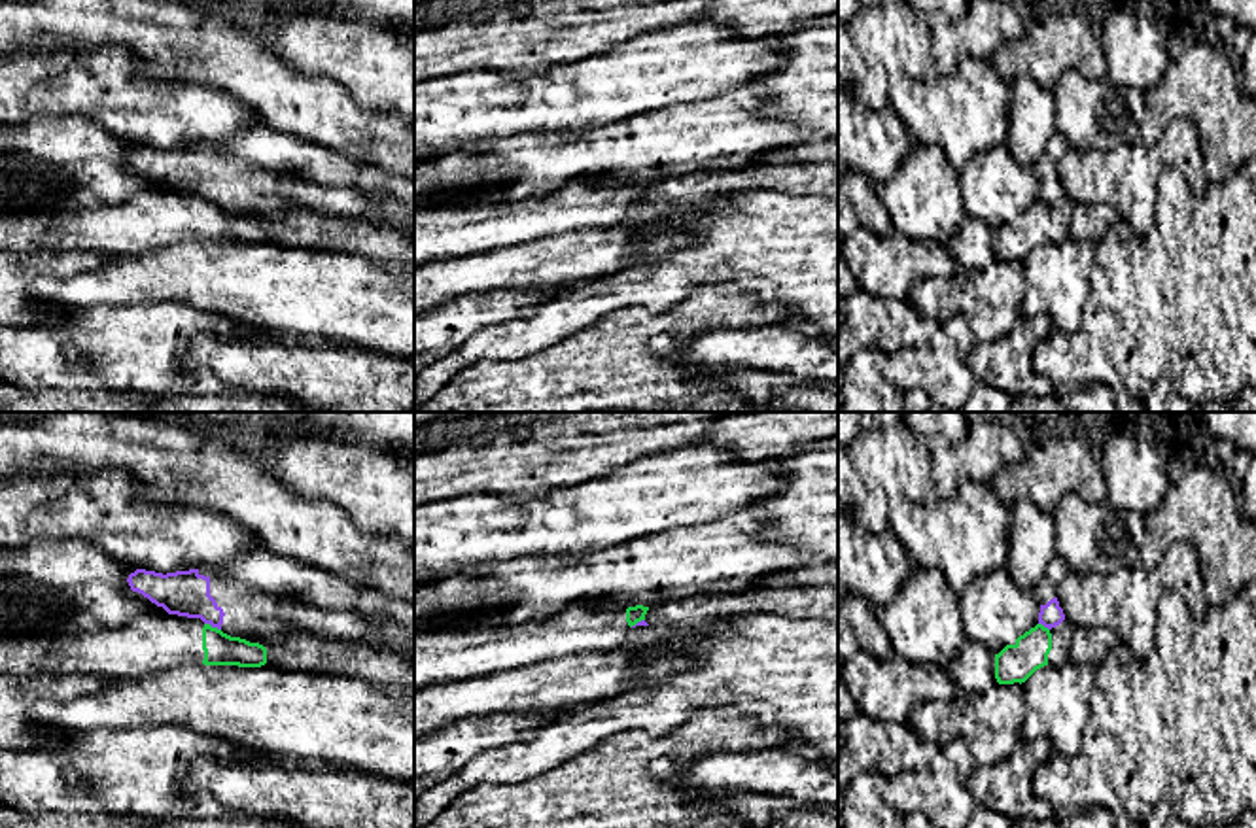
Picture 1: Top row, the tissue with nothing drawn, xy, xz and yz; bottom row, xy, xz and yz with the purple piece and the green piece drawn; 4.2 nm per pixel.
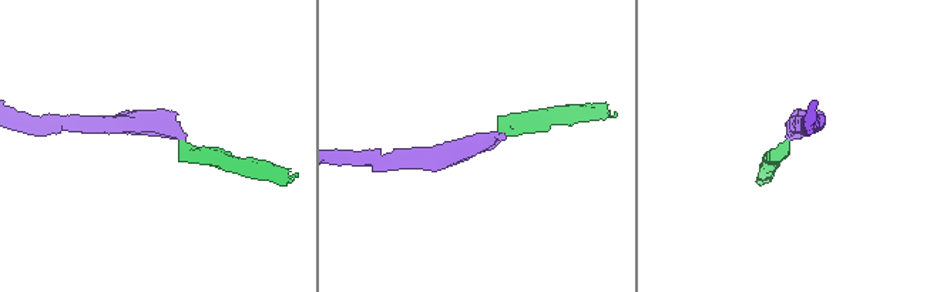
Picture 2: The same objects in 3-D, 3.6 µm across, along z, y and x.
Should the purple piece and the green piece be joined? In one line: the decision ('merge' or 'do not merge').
do not merge

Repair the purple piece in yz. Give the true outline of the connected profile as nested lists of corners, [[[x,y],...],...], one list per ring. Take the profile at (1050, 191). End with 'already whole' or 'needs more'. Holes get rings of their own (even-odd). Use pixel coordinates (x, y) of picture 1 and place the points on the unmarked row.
[[[1054,132],[1044,147],[1044,155],[1033,164],[1040,180],[1038,200],[1052,206],[1065,197],[1063,185],[1057,178],[1057,163],[1069,149],[1069,142],[1063,134]]] | needs more

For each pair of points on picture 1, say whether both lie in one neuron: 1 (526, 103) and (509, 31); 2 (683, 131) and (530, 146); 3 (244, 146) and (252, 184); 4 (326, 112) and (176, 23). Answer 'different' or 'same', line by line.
1: different
2: same
3: same
4: same

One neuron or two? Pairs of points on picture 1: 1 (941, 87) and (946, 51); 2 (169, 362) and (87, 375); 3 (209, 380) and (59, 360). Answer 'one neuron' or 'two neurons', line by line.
1: two neurons
2: one neuron
3: one neuron

